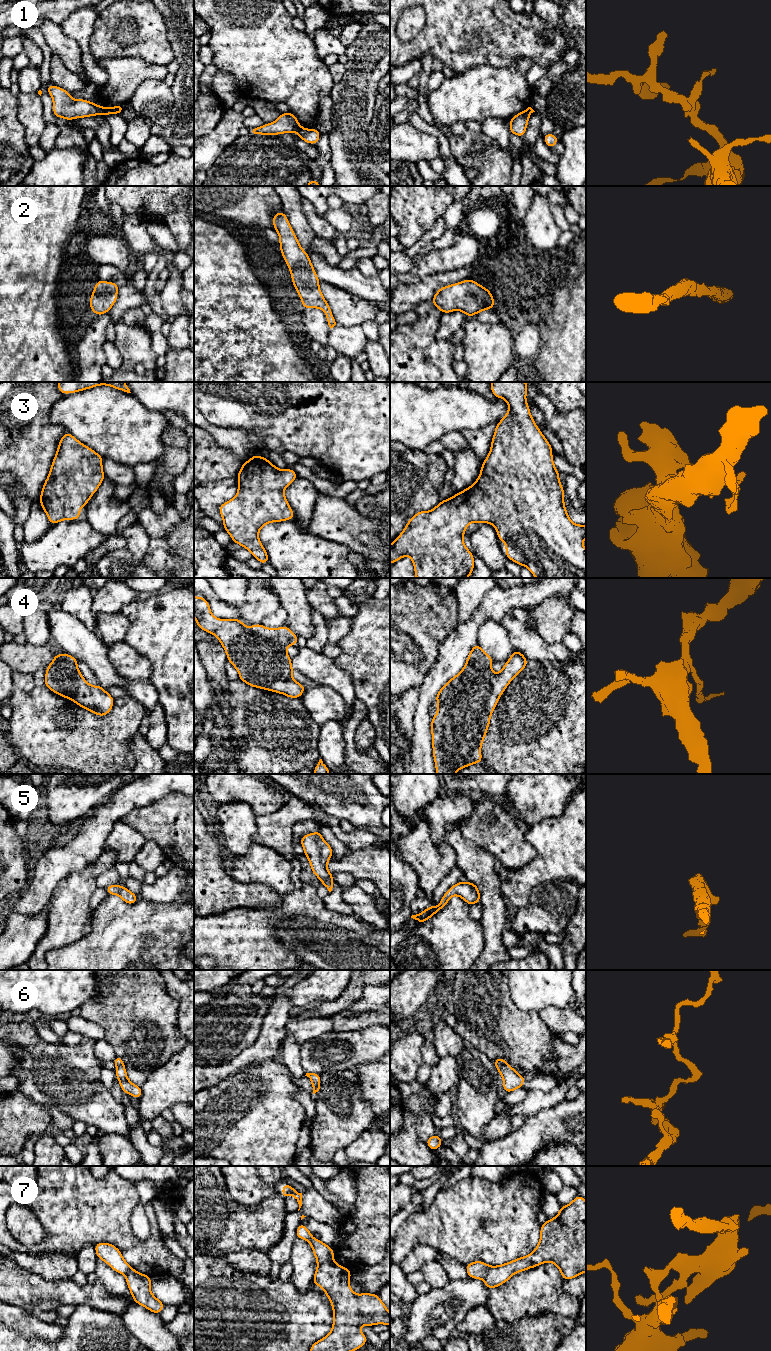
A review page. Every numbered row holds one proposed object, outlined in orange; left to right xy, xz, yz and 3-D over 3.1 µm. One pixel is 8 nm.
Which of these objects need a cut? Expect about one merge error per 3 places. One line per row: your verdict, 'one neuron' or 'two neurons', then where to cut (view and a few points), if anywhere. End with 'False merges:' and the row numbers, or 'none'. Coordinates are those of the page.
1: two neurons | xy (102, 107), (100, 113)
2: one neuron | no cut
3: one neuron | no cut
4: one neuron | no cut
5: one neuron | no cut
6: two neurons | yz (505, 1063), (499, 1071)
7: two neurons | xz (332, 1257), (318, 1267)
False merges: 1, 6, 7

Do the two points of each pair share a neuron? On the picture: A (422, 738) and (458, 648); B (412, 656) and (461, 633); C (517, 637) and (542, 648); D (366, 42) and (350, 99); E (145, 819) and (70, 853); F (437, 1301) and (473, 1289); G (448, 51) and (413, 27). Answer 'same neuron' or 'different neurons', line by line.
A: same neuron
B: different neurons
C: same neuron
D: same neuron
E: different neurons
F: same neuron
G: different neurons

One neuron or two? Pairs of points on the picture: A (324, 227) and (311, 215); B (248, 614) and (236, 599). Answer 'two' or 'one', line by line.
A: one
B: two

